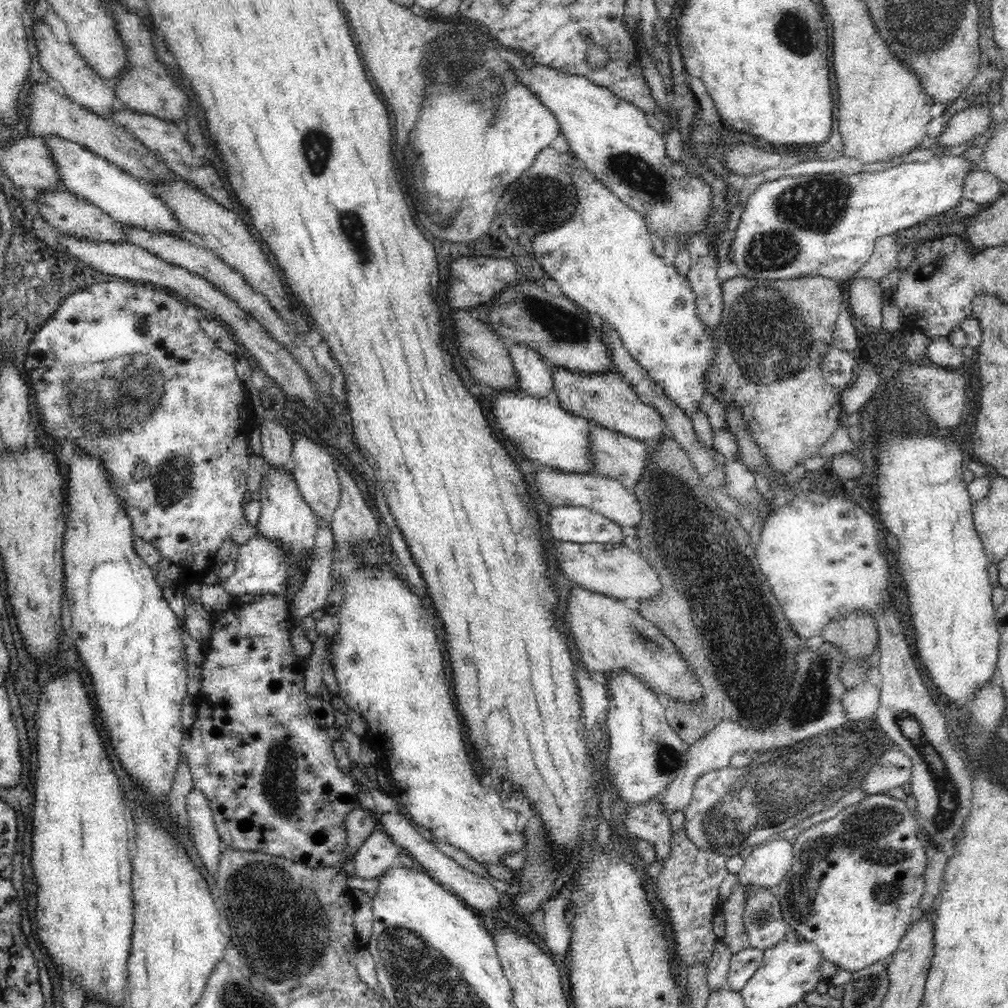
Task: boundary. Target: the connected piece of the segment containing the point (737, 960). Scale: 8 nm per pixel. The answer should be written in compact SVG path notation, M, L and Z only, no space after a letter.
M754 947L740 949L732 955L727 976L727 986L730 989L741 991L745 982L752 978L756 969L763 962L763 950Z

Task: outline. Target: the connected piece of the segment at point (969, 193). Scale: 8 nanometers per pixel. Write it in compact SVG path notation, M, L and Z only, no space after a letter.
M986 170L971 171L962 190L963 198L974 200L982 207L994 202L1000 196L1002 182Z

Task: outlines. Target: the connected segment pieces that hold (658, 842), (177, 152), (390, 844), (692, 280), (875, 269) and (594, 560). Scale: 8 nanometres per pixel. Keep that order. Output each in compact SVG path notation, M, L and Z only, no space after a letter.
M665 788L661 790L660 796L630 806L624 820L628 833L638 839L647 840L657 852L656 860L662 861L663 865L669 855L669 838L672 834L670 817L662 805L664 794Z
M125 108L112 112L109 119L113 124L123 127L136 140L143 143L144 147L148 148L148 151L152 151L156 156L159 156L160 160L166 163L169 170L172 170L178 177L192 182L192 185L208 193L214 201L233 210L234 205L232 205L232 198L230 198L230 193L228 188L226 188L226 182L222 180L216 169L212 167L205 157L196 157L192 154L191 146L186 141L186 136L178 128L179 124L177 122L168 122L150 114L139 114Z
M378 826L355 854L355 875L366 880L376 878L376 875L382 874L387 866L391 865L391 862L397 860L402 851L399 844Z
M708 254L698 259L694 266L690 266L687 274L691 291L695 296L696 314L707 326L707 330L716 330L724 308L722 282L718 278L717 268L716 255Z
M886 235L876 241L873 254L853 278L865 278L872 282L880 282L886 274L896 268L898 248L896 248L894 236Z
M555 538L552 541L560 568L574 585L620 601L630 599L639 602L661 596L662 583L658 579L658 571L640 553L634 553L624 545L576 544Z

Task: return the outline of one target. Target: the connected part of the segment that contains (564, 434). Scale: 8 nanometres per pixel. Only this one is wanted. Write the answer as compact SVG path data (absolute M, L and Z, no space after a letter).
M480 388L479 391L484 391L485 401L489 402L488 409L502 437L512 442L516 452L529 463L550 466L564 473L594 475L590 434L593 424L564 410L554 393L548 397L530 397L520 392L499 392L492 388Z

